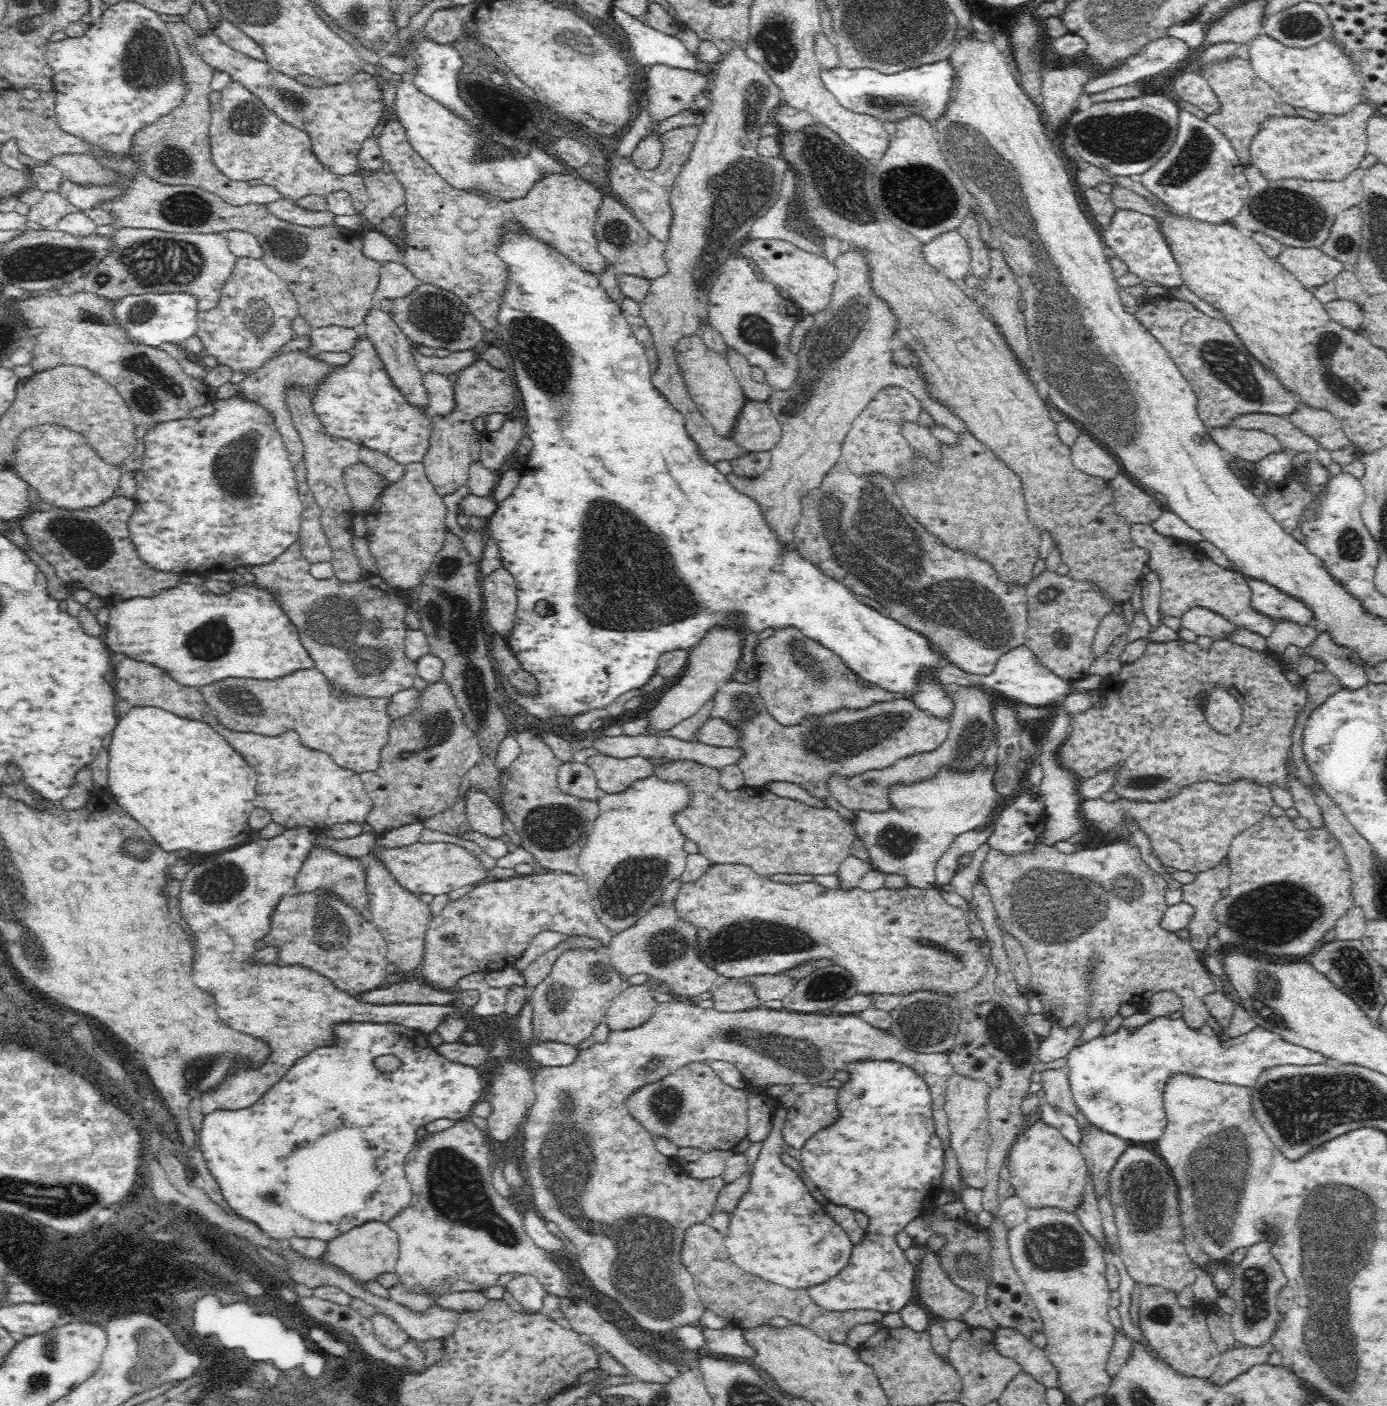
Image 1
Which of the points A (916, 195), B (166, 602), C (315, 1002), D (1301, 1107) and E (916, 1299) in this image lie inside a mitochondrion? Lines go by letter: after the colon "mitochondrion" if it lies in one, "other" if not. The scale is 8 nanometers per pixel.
A: mitochondrion
B: other
C: other
D: mitochondrion
E: other

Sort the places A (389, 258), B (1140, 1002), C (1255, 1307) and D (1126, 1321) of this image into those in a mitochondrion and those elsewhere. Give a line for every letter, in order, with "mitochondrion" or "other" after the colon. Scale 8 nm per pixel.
A: other
B: other
C: mitochondrion
D: other

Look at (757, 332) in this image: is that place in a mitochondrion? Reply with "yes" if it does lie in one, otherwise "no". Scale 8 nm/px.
yes

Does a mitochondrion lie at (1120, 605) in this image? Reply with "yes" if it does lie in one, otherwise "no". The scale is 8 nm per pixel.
no

